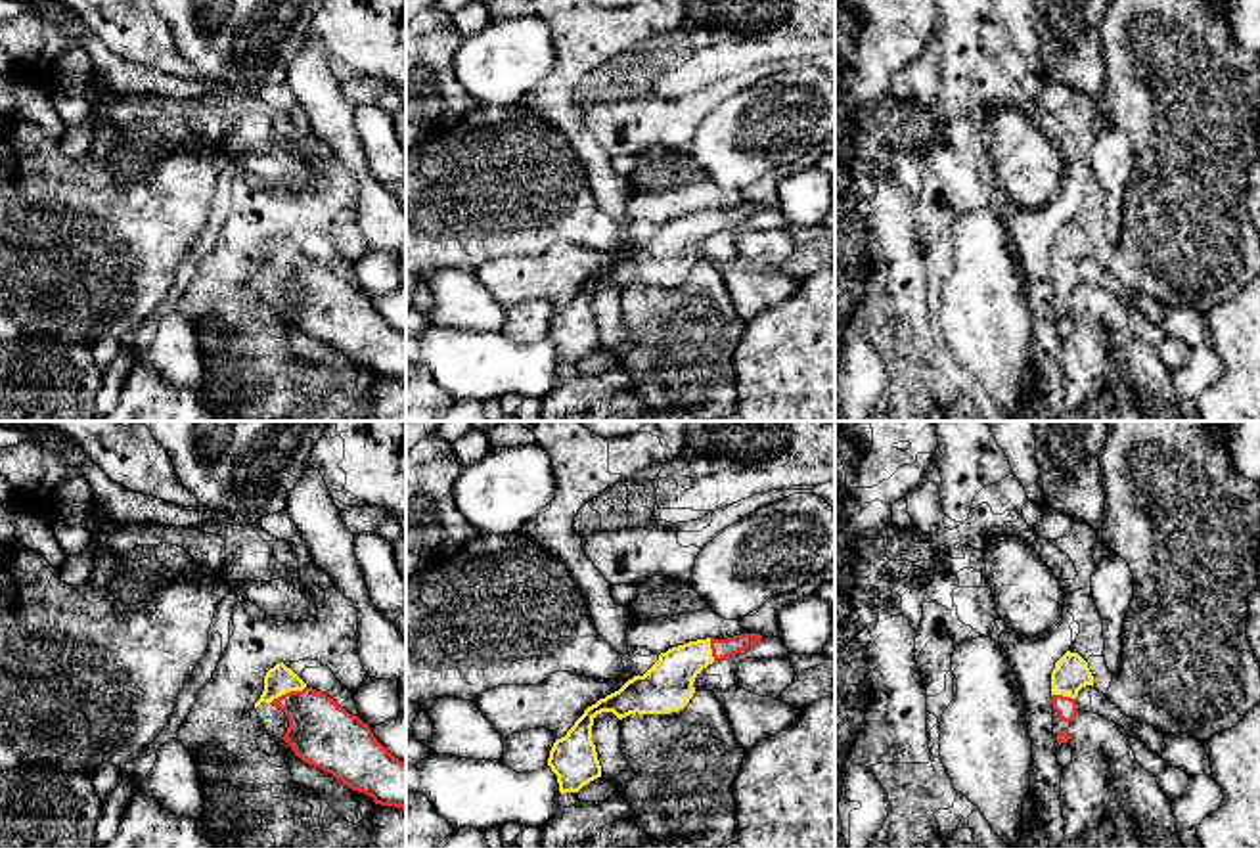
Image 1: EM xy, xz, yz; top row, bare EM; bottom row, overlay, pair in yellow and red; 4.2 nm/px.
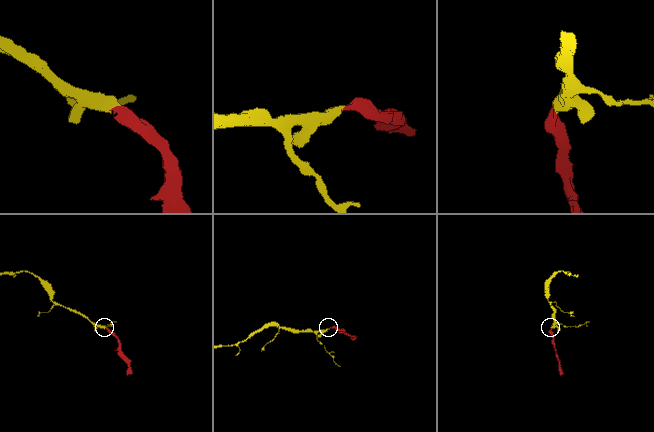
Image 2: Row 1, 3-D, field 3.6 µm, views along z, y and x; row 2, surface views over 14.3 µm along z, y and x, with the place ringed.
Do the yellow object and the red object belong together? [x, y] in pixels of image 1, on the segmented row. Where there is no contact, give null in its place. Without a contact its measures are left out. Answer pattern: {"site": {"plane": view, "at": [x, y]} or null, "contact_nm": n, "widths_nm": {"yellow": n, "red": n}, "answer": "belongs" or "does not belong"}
{"site": {"plane": "xy", "at": [288, 691]}, "contact_nm": 170, "widths_nm": {"yellow": 120, "red": 280}, "answer": "belongs"}

